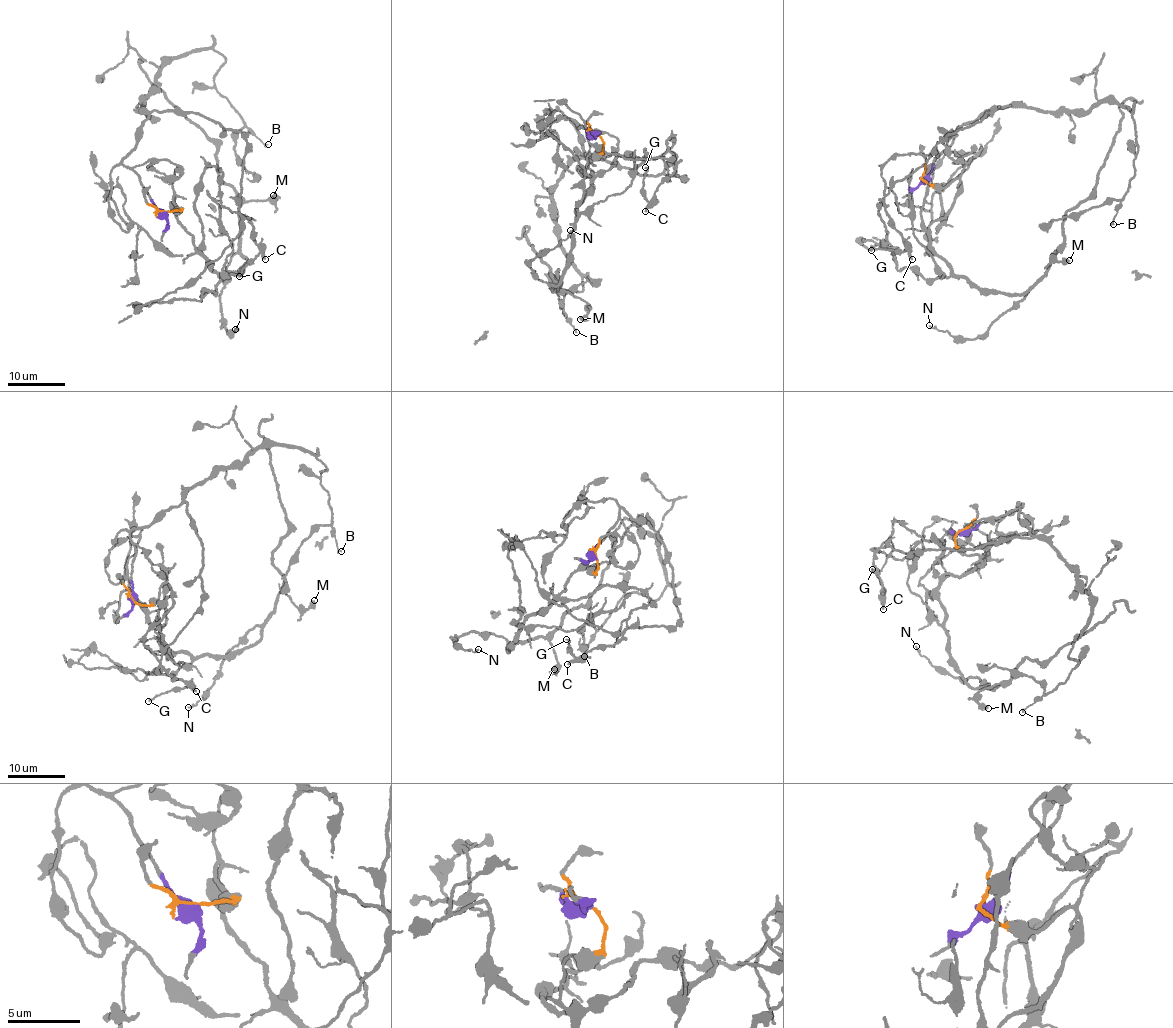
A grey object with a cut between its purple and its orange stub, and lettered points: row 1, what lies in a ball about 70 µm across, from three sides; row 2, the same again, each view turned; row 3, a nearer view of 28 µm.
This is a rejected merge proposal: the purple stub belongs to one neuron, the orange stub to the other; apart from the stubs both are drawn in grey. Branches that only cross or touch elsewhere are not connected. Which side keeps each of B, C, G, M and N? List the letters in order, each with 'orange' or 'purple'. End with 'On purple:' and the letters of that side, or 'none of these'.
B: purple
C: orange
G: orange
M: orange
N: orange
On purple: B

